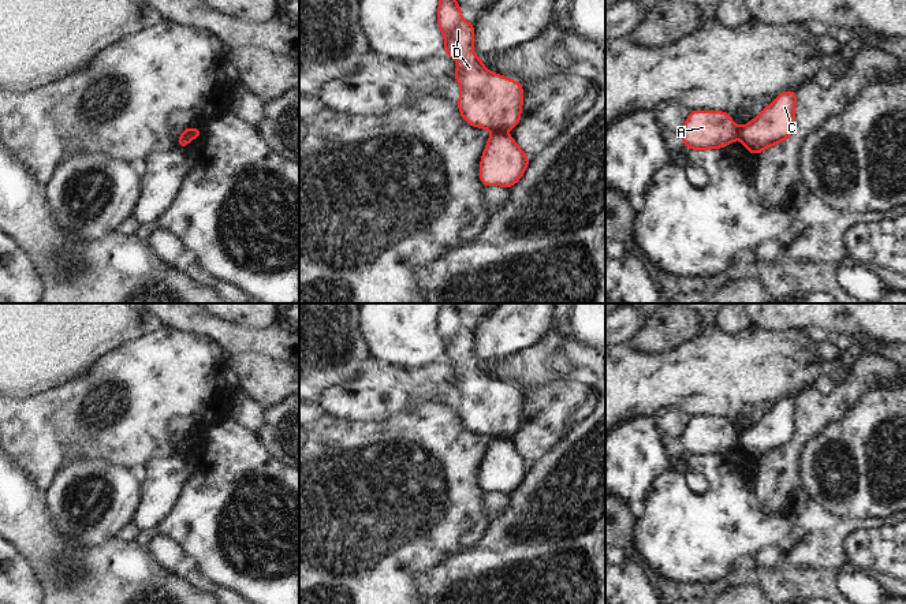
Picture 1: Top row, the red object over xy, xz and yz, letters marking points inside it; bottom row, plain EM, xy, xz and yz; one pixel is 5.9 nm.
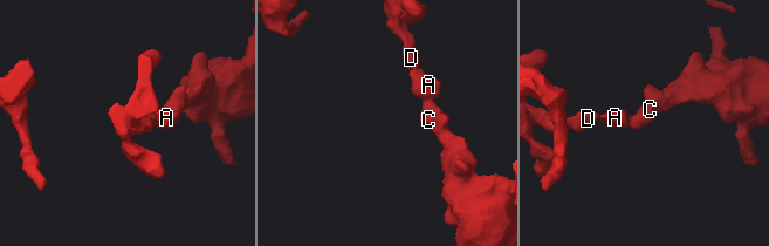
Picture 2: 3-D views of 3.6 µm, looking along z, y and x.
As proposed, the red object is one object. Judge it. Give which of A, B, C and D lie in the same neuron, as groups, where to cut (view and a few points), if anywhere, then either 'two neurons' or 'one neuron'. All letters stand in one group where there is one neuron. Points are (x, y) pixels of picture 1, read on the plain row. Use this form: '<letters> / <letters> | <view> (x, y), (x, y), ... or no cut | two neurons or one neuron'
A B D / C | xy (196, 436), (179, 450) | two neurons

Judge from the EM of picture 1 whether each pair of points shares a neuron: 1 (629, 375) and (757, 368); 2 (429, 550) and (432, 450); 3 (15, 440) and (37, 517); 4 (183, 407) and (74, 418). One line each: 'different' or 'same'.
1: same
2: same
3: different
4: same

